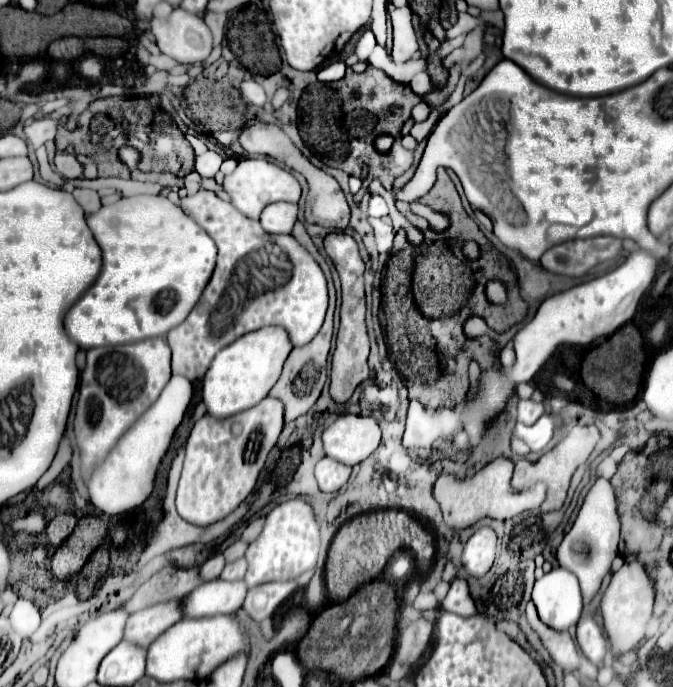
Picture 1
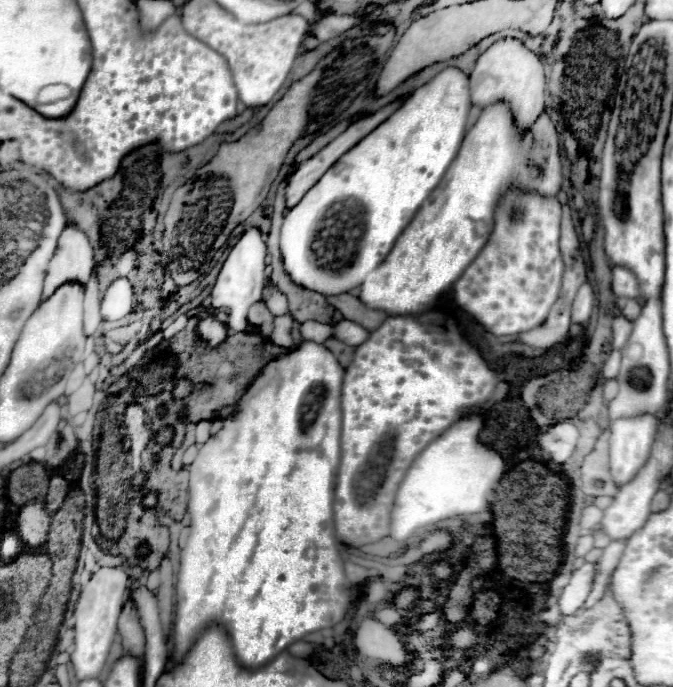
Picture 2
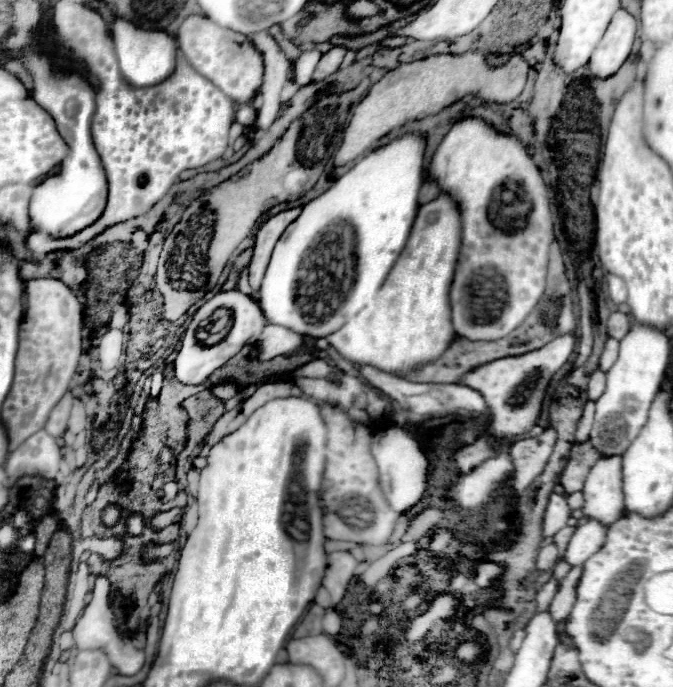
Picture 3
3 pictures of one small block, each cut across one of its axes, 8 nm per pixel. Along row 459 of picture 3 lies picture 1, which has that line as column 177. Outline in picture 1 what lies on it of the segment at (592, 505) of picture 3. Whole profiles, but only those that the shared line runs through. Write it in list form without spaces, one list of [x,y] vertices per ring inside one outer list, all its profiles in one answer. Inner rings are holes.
[[[174,600],[134,612],[126,622],[124,640],[148,648],[162,632],[168,630],[168,626],[176,624],[182,618],[180,602],[182,600]]]

